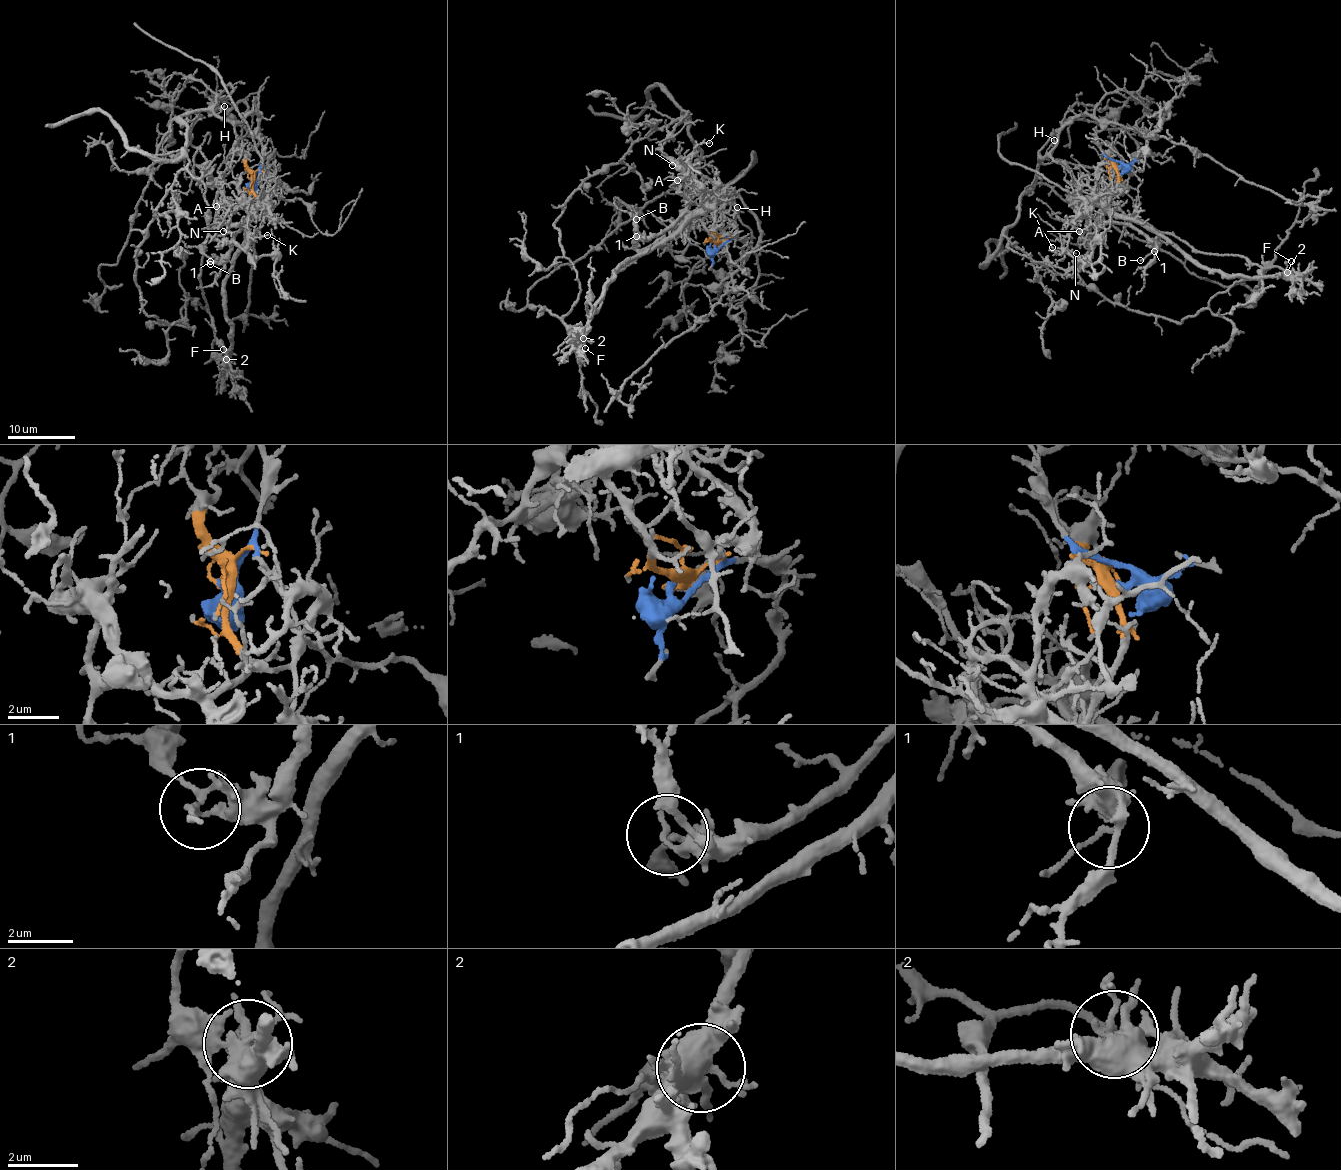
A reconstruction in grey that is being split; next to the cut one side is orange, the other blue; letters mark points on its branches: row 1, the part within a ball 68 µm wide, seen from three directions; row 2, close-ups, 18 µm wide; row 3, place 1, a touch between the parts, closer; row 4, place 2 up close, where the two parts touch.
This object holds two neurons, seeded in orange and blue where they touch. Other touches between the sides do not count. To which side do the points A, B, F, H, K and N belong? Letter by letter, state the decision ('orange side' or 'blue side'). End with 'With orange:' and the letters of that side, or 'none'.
A: orange side
B: orange side
F: orange side
H: blue side
K: blue side
N: orange side
With orange: A, B, F, N

